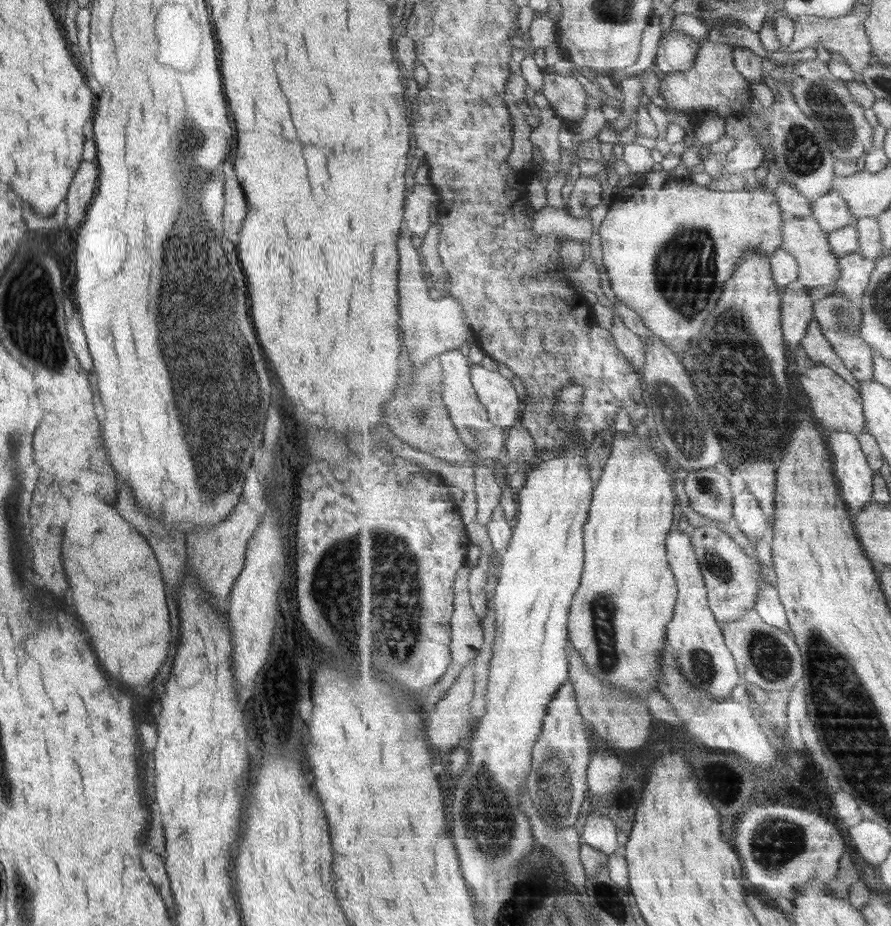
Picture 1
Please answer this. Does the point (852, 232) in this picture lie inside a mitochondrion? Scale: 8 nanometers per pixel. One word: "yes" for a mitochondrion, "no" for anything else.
no

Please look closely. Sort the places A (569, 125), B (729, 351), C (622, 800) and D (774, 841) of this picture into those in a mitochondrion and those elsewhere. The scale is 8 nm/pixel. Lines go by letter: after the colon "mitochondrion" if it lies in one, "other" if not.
A: other
B: mitochondrion
C: other
D: mitochondrion

